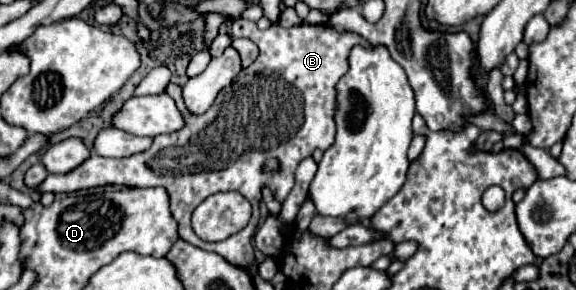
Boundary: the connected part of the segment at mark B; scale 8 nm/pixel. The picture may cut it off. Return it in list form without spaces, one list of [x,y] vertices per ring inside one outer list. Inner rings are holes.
[[[248,19],[234,21],[232,37],[252,39],[260,47],[260,55],[250,67],[240,71],[240,75],[232,81],[232,87],[228,89],[228,93],[218,93],[216,101],[212,103],[212,107],[206,113],[202,113],[202,115],[190,113],[186,109],[180,87],[176,83],[170,83],[166,91],[176,101],[178,109],[182,111],[182,115],[186,119],[184,129],[170,133],[170,135],[158,135],[152,143],[152,147],[144,153],[138,153],[138,155],[130,155],[130,157],[122,157],[122,159],[108,159],[108,157],[100,157],[100,155],[92,153],[82,165],[78,165],[70,173],[60,173],[60,175],[48,173],[46,179],[36,187],[36,191],[40,195],[44,195],[44,193],[72,193],[78,189],[102,187],[108,183],[110,185],[126,185],[126,187],[158,187],[158,185],[162,185],[170,195],[170,211],[180,225],[178,233],[184,241],[188,241],[188,243],[192,243],[204,251],[214,251],[238,267],[242,267],[242,263],[252,263],[254,261],[252,235],[254,235],[256,225],[258,225],[258,217],[260,217],[258,205],[262,199],[260,189],[264,185],[268,185],[274,191],[274,197],[282,203],[294,185],[294,169],[298,167],[298,163],[302,159],[310,157],[314,153],[314,149],[326,151],[330,145],[334,145],[334,109],[338,109],[338,105],[334,105],[334,89],[336,89],[340,77],[346,73],[346,57],[350,55],[350,49],[354,45],[370,45],[370,43],[364,41],[364,37],[360,37],[358,33],[352,33],[352,31],[338,33],[330,25],[306,25],[306,23],[302,23],[302,25],[296,25],[290,29],[284,29],[280,25],[272,25],[264,31],[260,31],[256,27],[256,23],[248,21]],[[298,91],[302,95],[300,107],[304,113],[304,121],[298,121]],[[268,159],[278,159],[278,169],[266,171],[264,163]],[[218,191],[238,191],[240,195],[244,195],[252,203],[252,219],[242,231],[228,237],[226,241],[206,243],[206,241],[194,237],[194,231],[190,225],[190,215],[198,207],[198,203],[202,203],[208,195],[214,195]]]

